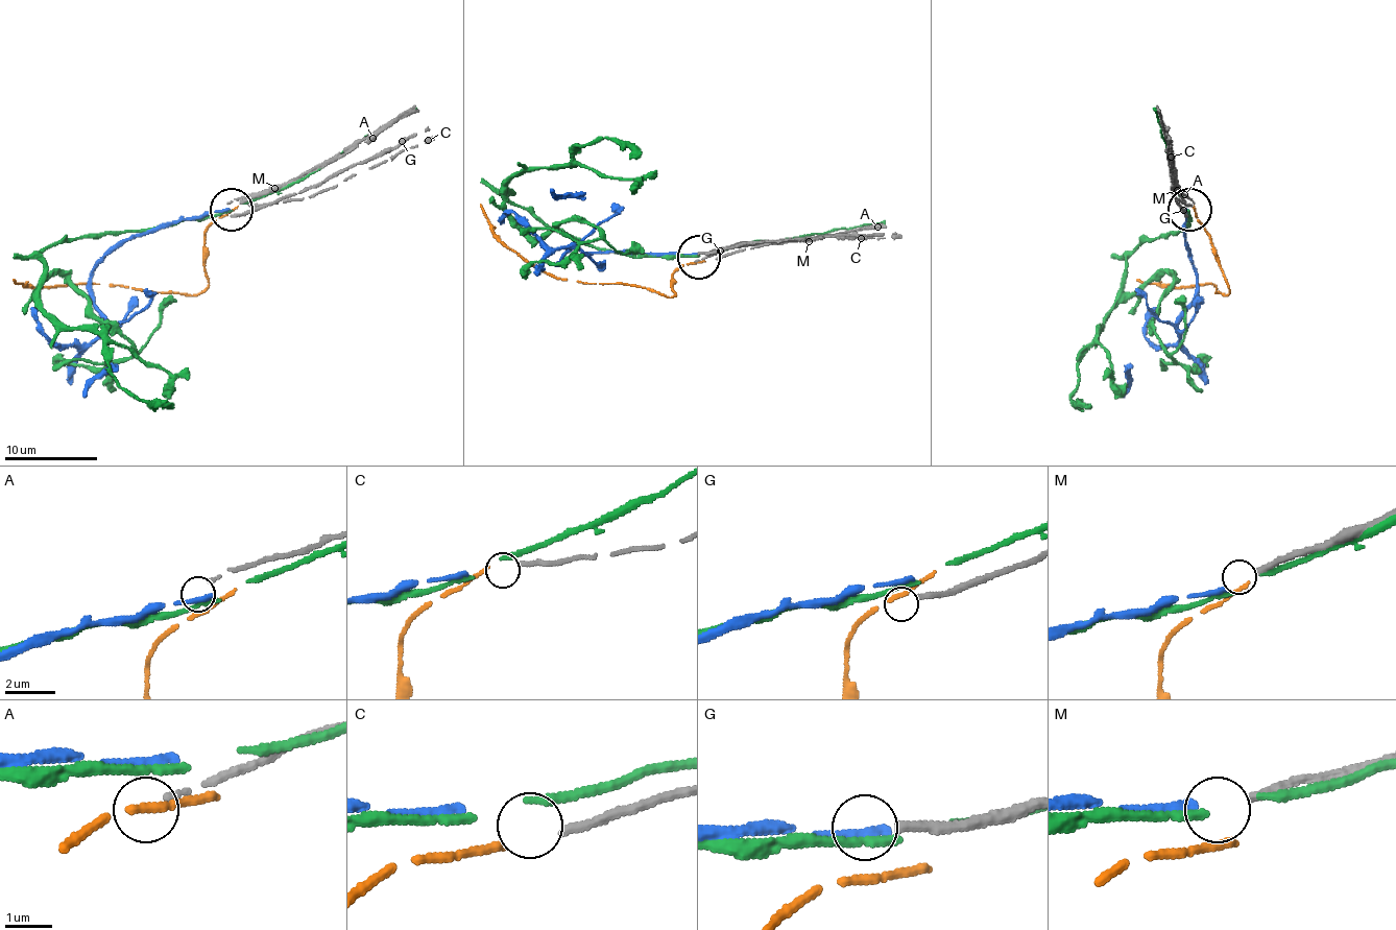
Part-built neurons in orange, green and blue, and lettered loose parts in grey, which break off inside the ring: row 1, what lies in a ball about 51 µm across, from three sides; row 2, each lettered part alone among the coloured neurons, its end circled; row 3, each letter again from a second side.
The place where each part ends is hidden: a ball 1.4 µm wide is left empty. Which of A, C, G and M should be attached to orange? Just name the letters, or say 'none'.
C

